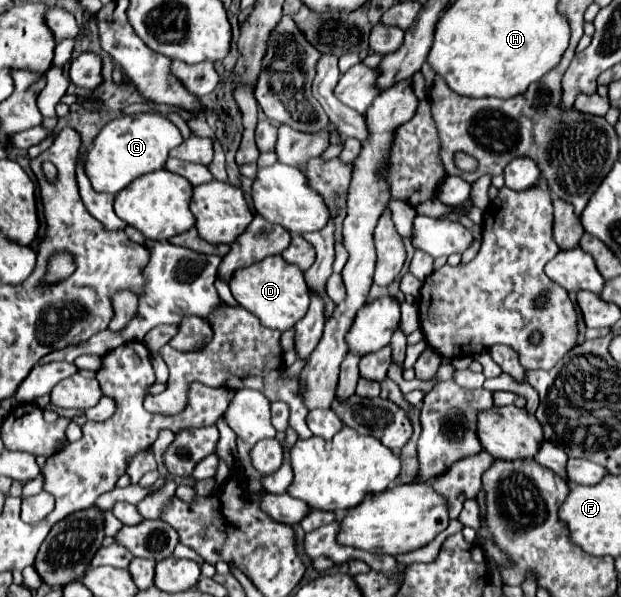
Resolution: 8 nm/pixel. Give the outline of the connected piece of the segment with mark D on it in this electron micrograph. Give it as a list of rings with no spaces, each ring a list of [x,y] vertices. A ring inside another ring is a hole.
[[[280,255],[266,257],[264,261],[254,263],[252,267],[236,271],[230,289],[234,299],[252,315],[256,315],[264,327],[278,329],[280,333],[292,329],[306,315],[310,305],[310,293],[304,283],[302,271],[292,263],[284,261]]]

